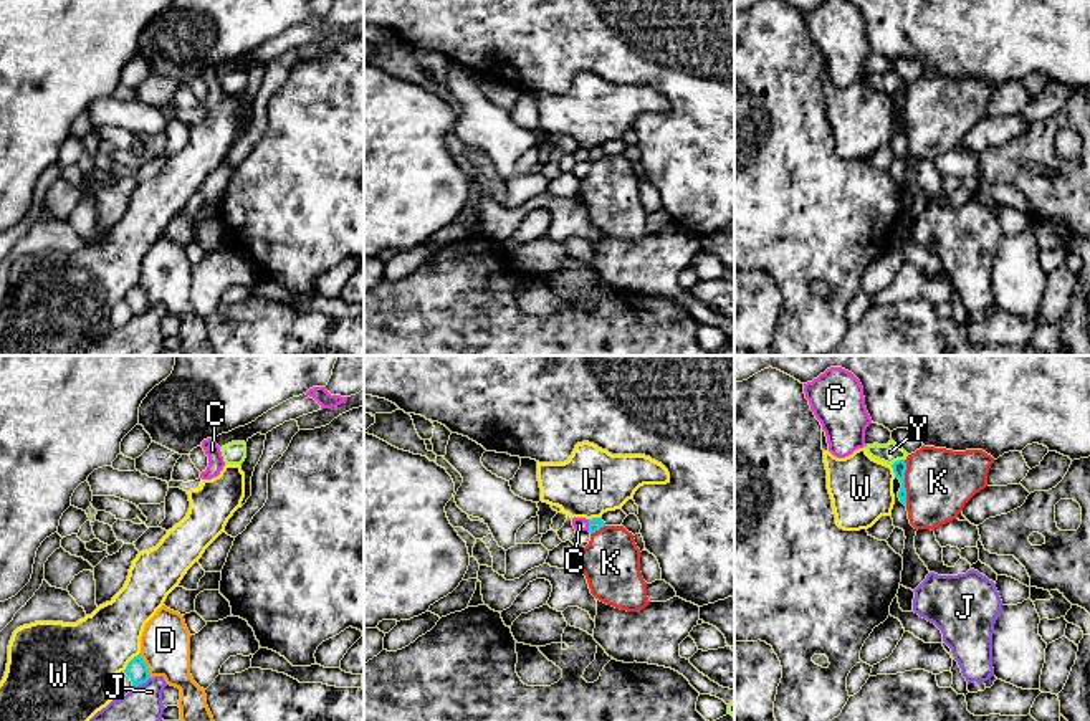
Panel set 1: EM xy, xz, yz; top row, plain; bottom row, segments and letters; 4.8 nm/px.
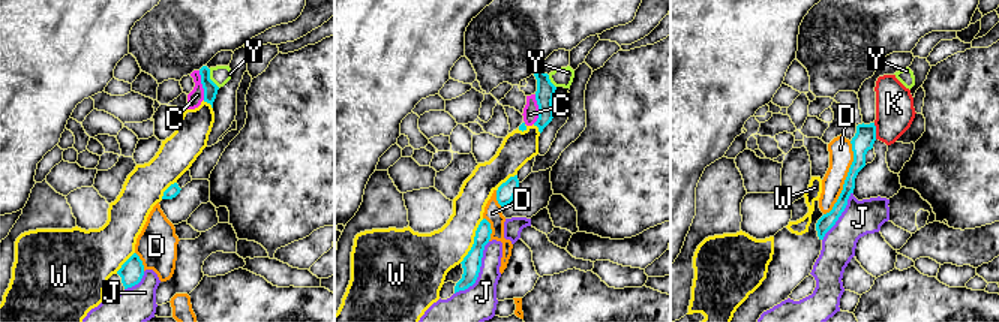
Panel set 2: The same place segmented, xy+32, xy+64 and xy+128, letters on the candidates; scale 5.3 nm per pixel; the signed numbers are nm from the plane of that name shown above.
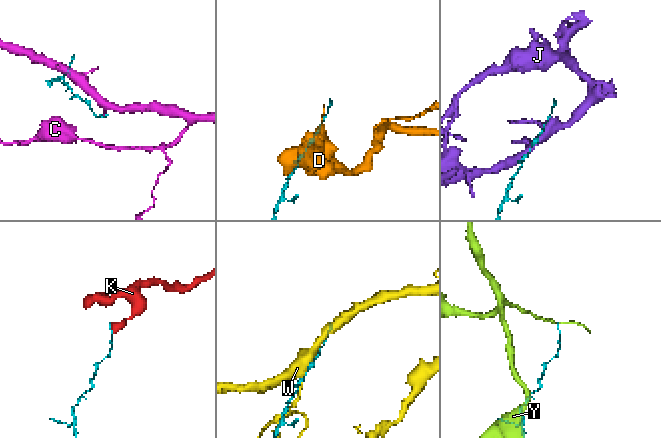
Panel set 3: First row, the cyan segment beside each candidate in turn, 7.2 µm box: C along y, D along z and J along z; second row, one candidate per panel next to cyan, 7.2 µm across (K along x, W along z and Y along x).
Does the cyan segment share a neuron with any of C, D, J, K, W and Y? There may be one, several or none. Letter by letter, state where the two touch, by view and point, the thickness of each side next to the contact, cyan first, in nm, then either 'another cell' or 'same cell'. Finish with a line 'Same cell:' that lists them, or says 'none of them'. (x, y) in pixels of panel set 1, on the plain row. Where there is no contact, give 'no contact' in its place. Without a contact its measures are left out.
C: xz (589, 154) | 60/70 nm | another cell
D: xy (146, 295) | 100/240 nm | another cell
J: xy (141, 313) | 100/280 nm | another cell
K: yz (903, 113) | 70/320 nm | another cell
W: xy (129, 291) | 100/380 nm | another cell
Y: yz (898, 90) | 70/100 nm | another cell
Same cell: none of them

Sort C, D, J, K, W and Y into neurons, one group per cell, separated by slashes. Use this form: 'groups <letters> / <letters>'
groups C / D / J / K / W / Y

